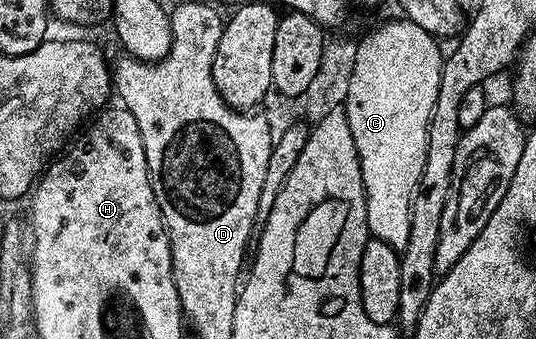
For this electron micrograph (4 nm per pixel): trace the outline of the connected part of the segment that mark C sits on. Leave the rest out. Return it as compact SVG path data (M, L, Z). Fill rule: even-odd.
M406 18L398 19L390 24L381 24L374 32L360 38L350 74L350 90L347 91L343 107L361 163L370 237L400 250L407 246L407 240L411 238L411 202L425 165L429 119L433 117L435 98L441 85L443 52L437 49L438 41L427 30Z

